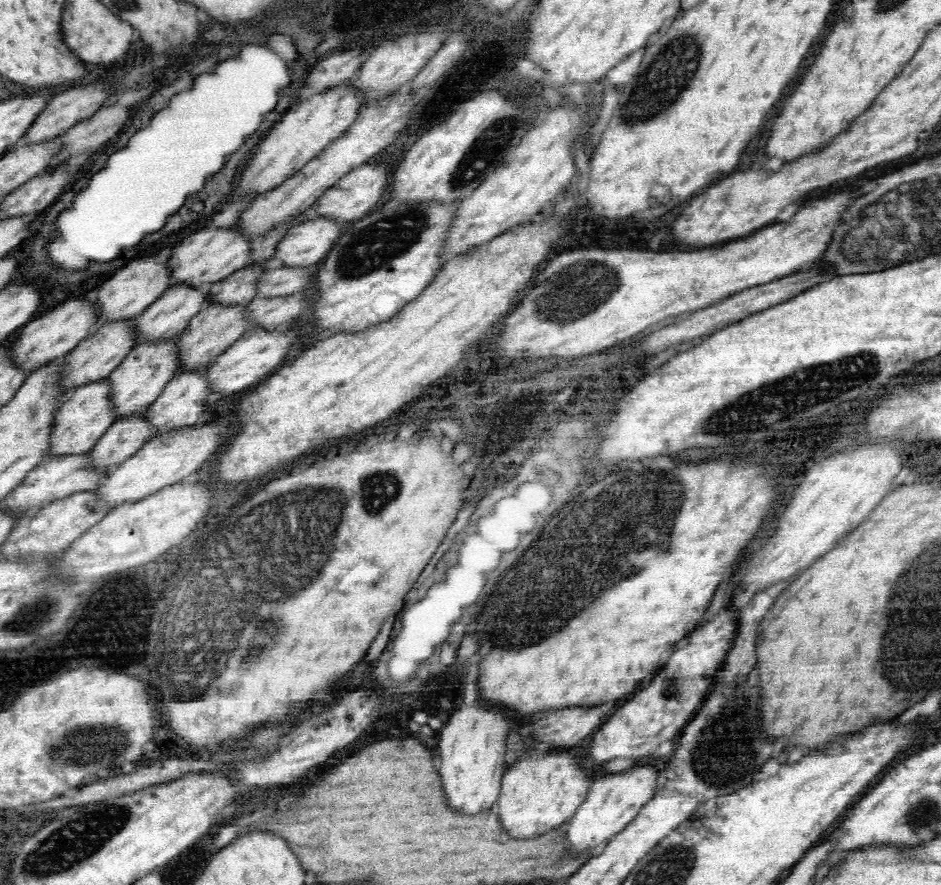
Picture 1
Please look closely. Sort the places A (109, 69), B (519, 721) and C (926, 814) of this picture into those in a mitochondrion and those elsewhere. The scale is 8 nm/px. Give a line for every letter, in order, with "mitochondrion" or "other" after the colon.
A: other
B: other
C: mitochondrion

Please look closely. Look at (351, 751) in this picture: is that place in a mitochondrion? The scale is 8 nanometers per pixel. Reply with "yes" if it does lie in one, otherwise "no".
no

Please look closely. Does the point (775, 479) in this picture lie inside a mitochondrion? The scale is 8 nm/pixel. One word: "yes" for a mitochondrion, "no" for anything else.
no

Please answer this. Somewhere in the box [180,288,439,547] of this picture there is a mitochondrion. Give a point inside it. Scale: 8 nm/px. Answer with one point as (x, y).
(379, 490)

